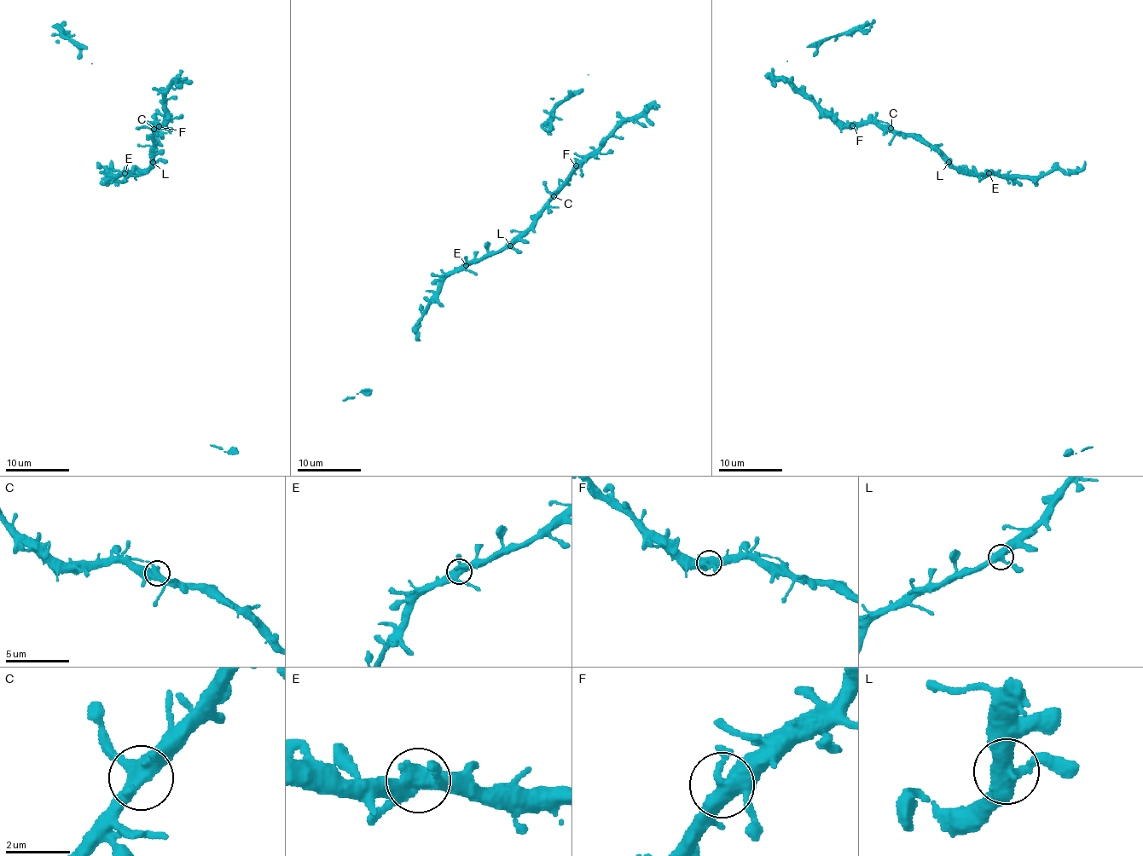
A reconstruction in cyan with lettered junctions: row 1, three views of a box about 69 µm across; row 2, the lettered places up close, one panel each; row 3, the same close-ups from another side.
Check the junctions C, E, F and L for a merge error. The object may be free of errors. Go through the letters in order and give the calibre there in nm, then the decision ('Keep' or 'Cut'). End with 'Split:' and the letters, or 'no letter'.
C: Thickness 460 nm. Keep
E: Thickness 480 nm. Keep
F: Thickness 480 nm. Keep
L: Thickness 480 nm. Keep
Split: no letter

